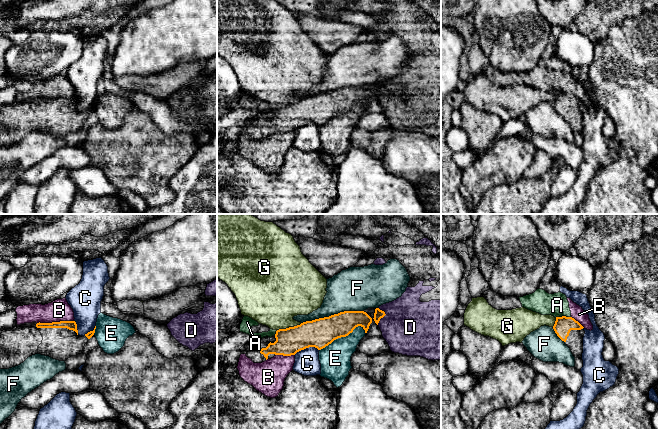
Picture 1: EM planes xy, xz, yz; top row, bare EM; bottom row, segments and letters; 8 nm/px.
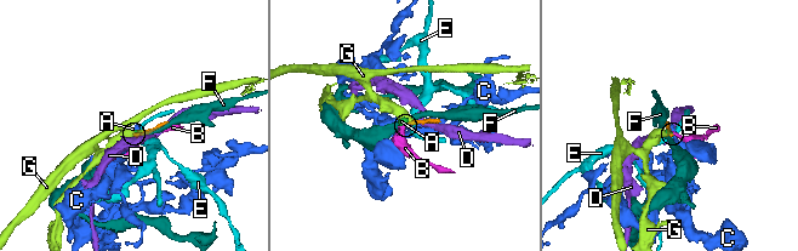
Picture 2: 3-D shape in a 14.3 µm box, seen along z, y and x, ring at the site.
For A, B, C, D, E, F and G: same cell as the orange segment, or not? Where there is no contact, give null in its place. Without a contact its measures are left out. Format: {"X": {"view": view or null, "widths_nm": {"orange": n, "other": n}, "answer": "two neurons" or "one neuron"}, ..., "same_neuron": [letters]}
{"A": {"view": "yz", "widths_nm": {"orange": 150, "other": 190}, "answer": "two neurons"}, "B": {"view": "xy", "widths_nm": {"orange": 80, "other": 180}, "answer": "two neurons"}, "C": {"view": "xz", "widths_nm": {"orange": 240, "other": 200}, "answer": "two neurons"}, "D": {"view": "xz", "widths_nm": {"orange": 70, "other": 440}, "answer": "two neurons"}, "E": {"view": "xz", "widths_nm": {"orange": 240, "other": 240}, "answer": "two neurons"}, "F": {"view": "xz", "widths_nm": {"orange": 240, "other": 340}, "answer": "two neurons"}, "G": {"view": "xz", "widths_nm": {"orange": 240, "other": 400}, "answer": "two neurons"}, "same_neuron": []}

